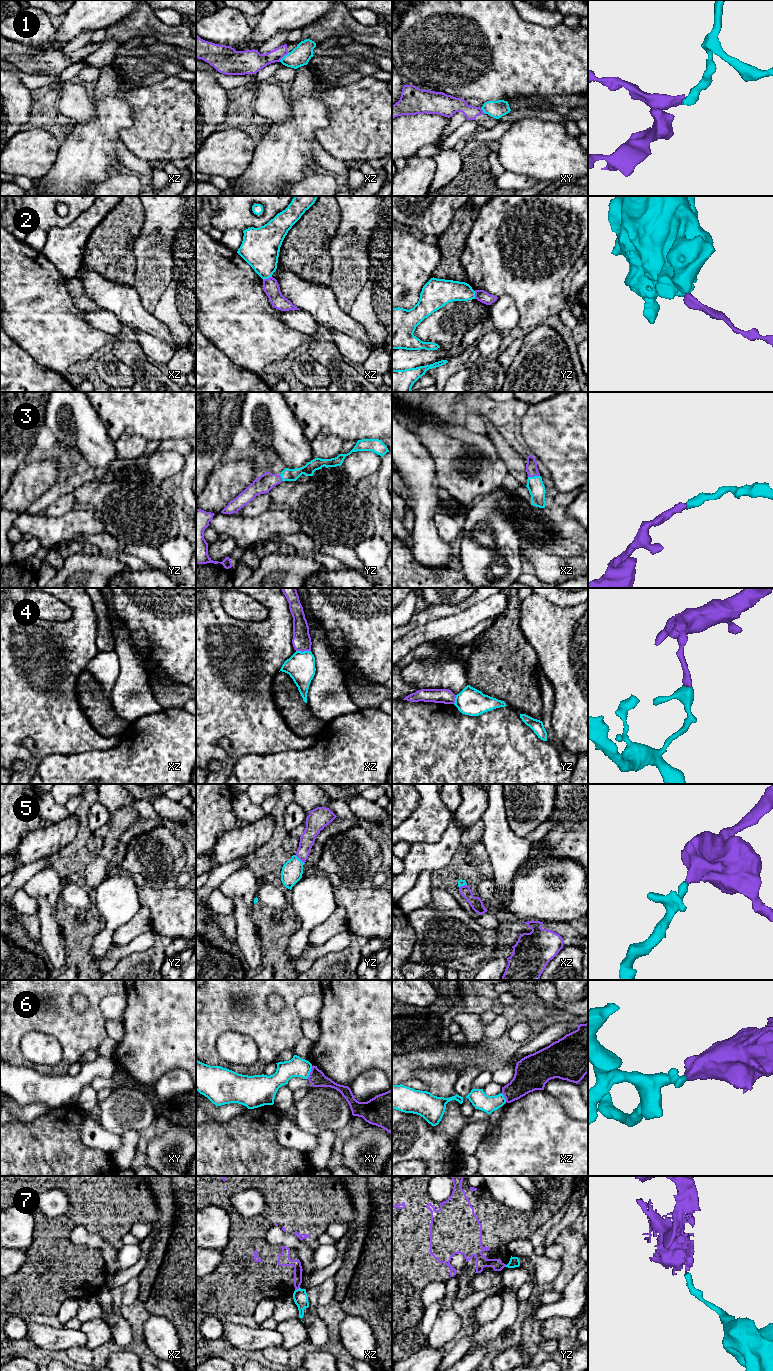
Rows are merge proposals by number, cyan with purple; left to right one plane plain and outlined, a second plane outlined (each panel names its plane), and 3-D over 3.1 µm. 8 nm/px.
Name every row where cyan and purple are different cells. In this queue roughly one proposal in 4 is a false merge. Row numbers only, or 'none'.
1, 2, 4, 6, 7

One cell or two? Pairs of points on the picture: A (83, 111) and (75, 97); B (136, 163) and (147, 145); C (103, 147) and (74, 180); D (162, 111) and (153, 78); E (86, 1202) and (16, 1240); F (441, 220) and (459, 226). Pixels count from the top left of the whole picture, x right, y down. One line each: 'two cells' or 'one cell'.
A: one cell
B: two cells
C: one cell
D: two cells
E: two cells
F: two cells

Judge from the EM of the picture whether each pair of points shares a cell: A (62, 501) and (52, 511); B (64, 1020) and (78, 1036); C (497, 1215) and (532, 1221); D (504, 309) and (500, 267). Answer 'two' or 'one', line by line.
A: one
B: one
C: one
D: two

